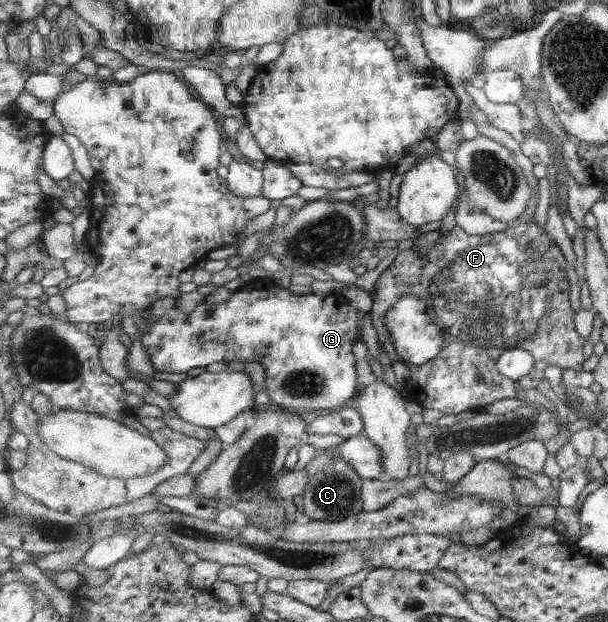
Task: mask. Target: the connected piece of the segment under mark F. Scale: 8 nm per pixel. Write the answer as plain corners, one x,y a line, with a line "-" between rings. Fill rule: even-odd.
534,217
530,221
519,220
509,225
507,231
491,235
469,235
464,228
455,225
447,236
441,236
435,246
423,256
410,248
401,251
380,275
376,285
370,317
373,327
379,329
379,339
387,345
385,349
389,351
389,357
395,362
401,362
385,319
391,307
407,294
417,294
427,300
431,315
436,318
445,335
443,350
434,361
421,366
405,363
410,371
410,378
405,383
403,392
405,399
418,403
422,408
437,409
444,415
457,415
473,408
484,409
501,399
515,398
515,386
536,389
537,382
545,377
545,368
549,364
581,372
585,361
583,346
586,337
576,331
573,305
569,301
571,285
565,271
567,264
569,262
560,254
553,237
545,232
545,227
538,226
-
511,349
529,351
536,360
531,373
517,382
504,377
497,368
501,355

